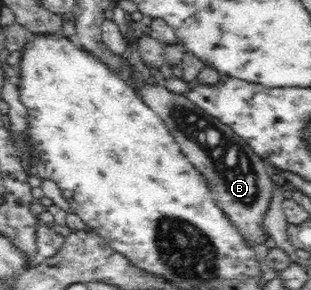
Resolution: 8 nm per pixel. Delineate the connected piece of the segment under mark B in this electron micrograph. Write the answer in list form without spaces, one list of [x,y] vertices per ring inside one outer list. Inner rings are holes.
[[[138,83],[138,92],[144,95],[143,101],[150,106],[158,117],[170,129],[173,138],[181,147],[182,153],[190,157],[190,163],[196,169],[202,169],[210,189],[214,189],[214,197],[218,197],[218,205],[230,217],[230,222],[244,235],[250,248],[264,244],[268,235],[265,233],[264,215],[269,209],[273,192],[278,181],[272,181],[266,173],[266,165],[246,142],[244,142],[228,125],[208,115],[202,108],[194,105],[182,94],[166,91],[164,87]]]

